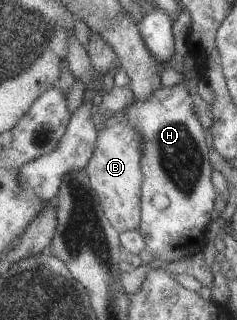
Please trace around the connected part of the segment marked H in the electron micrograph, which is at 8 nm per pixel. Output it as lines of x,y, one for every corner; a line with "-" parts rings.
178,83
174,87
156,89
146,101
134,100
126,109
132,127
143,138
142,159
140,161
143,183
141,188
140,233
146,242
146,249
156,260
185,262
190,256
196,258
207,246
207,229
211,223
212,209
216,201
216,191
212,184
212,165
210,164
210,142
208,130
201,126
192,109
193,103
189,87

